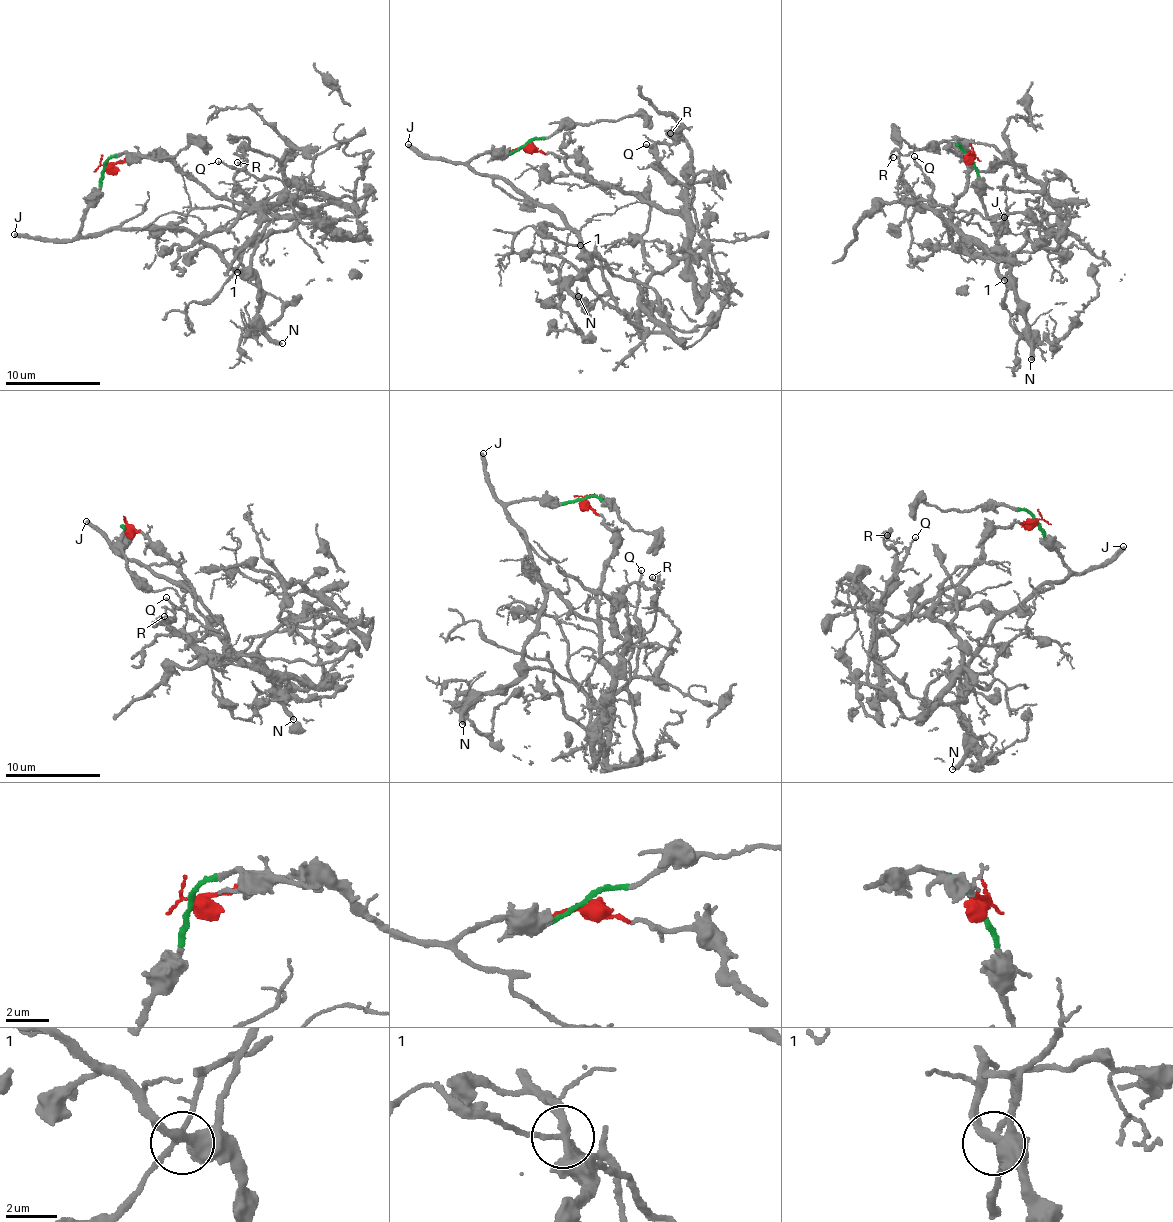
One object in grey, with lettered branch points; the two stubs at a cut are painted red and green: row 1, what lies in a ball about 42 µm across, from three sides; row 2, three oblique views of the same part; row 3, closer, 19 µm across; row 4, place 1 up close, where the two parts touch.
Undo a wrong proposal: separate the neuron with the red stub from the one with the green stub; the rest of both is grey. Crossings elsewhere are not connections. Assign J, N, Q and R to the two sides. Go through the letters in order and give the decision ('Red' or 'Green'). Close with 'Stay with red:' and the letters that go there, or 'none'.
J: Green
N: Green
Q: Red
R: Red
Stay with red: Q, R

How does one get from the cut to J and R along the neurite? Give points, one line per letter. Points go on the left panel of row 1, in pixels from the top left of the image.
J: (105, 167), (102, 183), (83, 225), (72, 238), (37, 238), (13, 234)
R: (105, 167), (160, 156), (209, 191), (292, 217), (300, 208), (259, 204), (238, 186), (238, 161)

